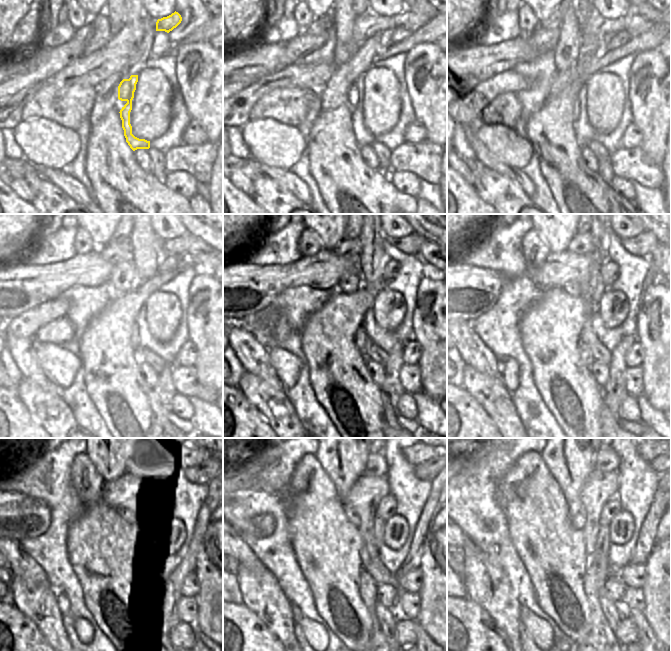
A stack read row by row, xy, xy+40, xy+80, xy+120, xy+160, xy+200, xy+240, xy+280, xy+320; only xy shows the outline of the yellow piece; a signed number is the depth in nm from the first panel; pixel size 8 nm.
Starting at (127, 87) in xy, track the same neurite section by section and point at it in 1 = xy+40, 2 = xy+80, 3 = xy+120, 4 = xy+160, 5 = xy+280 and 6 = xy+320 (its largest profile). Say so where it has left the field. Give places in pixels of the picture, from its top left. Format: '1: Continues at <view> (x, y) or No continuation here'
1: Continues at xy+40 (363, 137)
2: Continues at xy+80 (585, 132)
3: Continues at xy+120 (143, 354)
4: Continues at xy+160 (368, 349)
5: Continues at xy+280 (377, 574)
6: Continues at xy+320 (601, 641).

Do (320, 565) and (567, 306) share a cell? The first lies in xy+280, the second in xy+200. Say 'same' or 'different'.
same

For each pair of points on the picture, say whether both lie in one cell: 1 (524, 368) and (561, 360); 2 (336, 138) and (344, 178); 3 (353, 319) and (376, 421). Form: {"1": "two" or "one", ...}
{"1": "two", "2": "one", "3": "one"}

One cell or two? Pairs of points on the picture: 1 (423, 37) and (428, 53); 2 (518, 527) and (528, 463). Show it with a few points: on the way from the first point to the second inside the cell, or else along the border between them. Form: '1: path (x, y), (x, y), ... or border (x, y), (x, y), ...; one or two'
1: border (435, 42), (421, 42), (413, 46), (406, 53); two
2: path (531, 508), (531, 484), (536, 479), (539, 471); one

